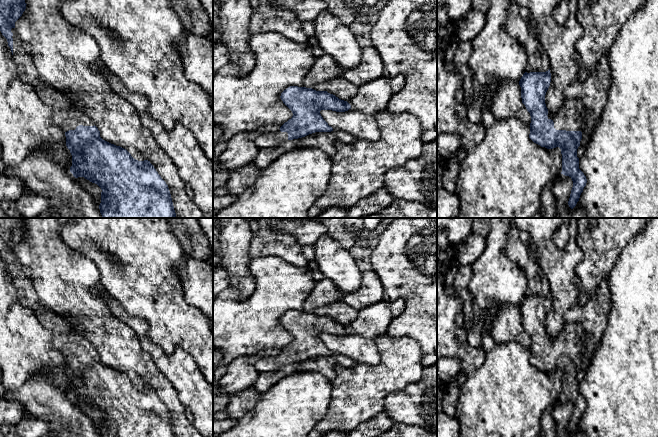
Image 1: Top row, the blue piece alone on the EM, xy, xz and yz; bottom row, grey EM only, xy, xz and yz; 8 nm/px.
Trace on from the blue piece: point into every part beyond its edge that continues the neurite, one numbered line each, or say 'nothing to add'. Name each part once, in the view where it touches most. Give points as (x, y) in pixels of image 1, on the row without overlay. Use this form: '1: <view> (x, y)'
1: yz (569, 341)

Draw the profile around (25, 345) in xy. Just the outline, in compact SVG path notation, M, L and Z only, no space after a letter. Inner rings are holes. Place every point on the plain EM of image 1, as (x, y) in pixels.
M0 255L0 371L1 383L6 393L19 389L27 380L34 377L40 372L48 370L51 383L70 395L72 390L72 379L66 370L65 356L56 349L51 343L51 334L39 322L35 312L28 306L24 305L18 298L18 293L13 283L7 263Z

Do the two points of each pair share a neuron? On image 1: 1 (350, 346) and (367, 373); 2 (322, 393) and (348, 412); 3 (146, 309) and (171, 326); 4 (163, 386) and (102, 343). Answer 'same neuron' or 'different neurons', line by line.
1: different neurons
2: different neurons
3: same neuron
4: same neuron

